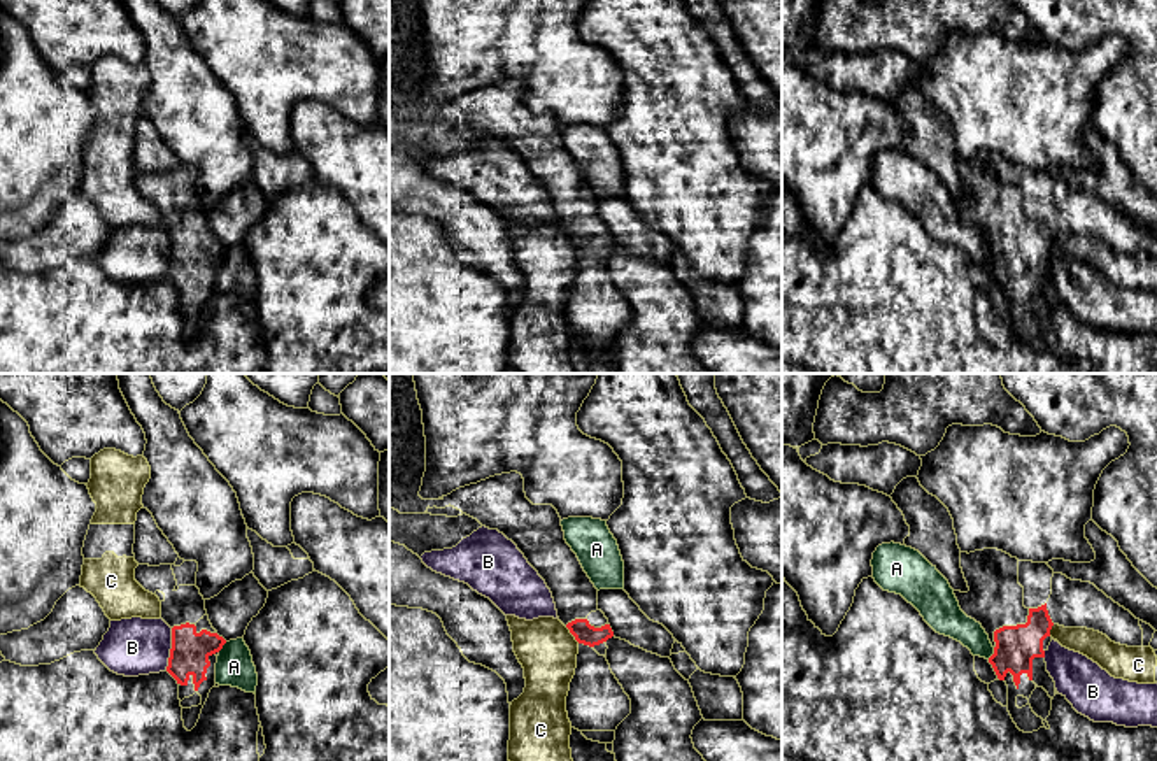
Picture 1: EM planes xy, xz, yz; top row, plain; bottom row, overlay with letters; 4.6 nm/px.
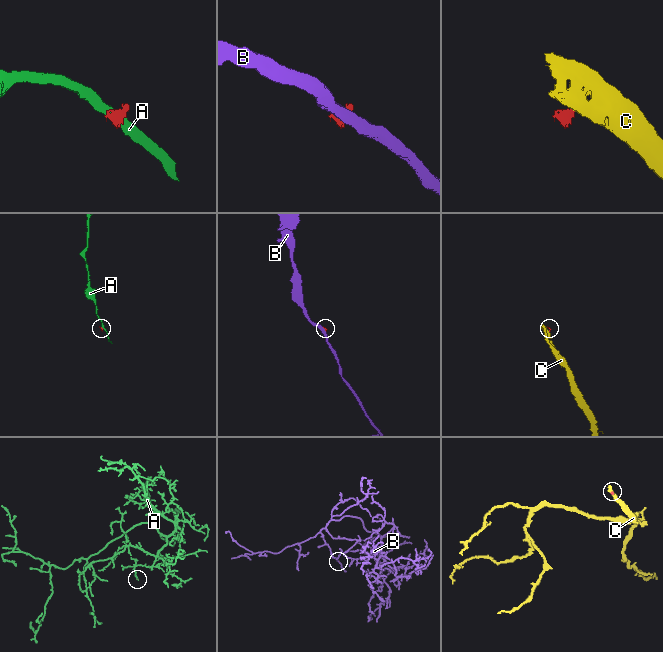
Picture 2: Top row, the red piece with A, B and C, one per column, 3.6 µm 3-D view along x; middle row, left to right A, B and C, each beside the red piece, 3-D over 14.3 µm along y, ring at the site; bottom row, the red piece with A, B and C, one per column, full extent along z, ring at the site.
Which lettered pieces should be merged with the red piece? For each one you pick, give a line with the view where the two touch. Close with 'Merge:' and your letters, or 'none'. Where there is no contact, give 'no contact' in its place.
Merge: none

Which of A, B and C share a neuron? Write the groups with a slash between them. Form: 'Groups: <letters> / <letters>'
Groups: A / B / C

